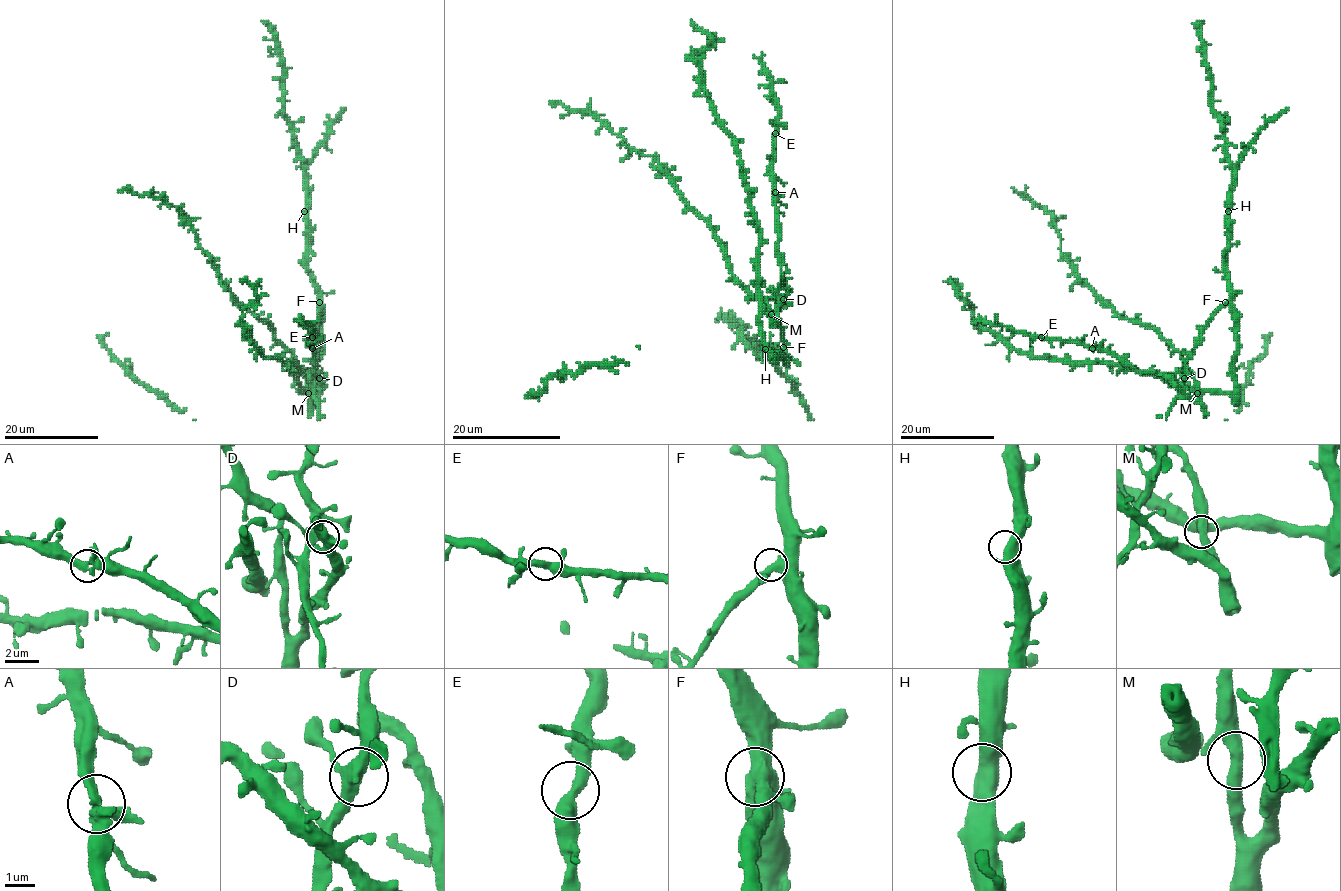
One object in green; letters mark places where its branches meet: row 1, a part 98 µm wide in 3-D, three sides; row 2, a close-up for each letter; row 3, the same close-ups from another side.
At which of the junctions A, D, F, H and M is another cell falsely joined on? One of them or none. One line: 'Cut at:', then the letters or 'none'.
Cut at: none

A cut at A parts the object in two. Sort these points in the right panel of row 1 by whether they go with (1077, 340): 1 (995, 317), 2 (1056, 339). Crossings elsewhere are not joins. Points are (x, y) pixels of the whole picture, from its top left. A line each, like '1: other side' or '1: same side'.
1: same side
2: same side

